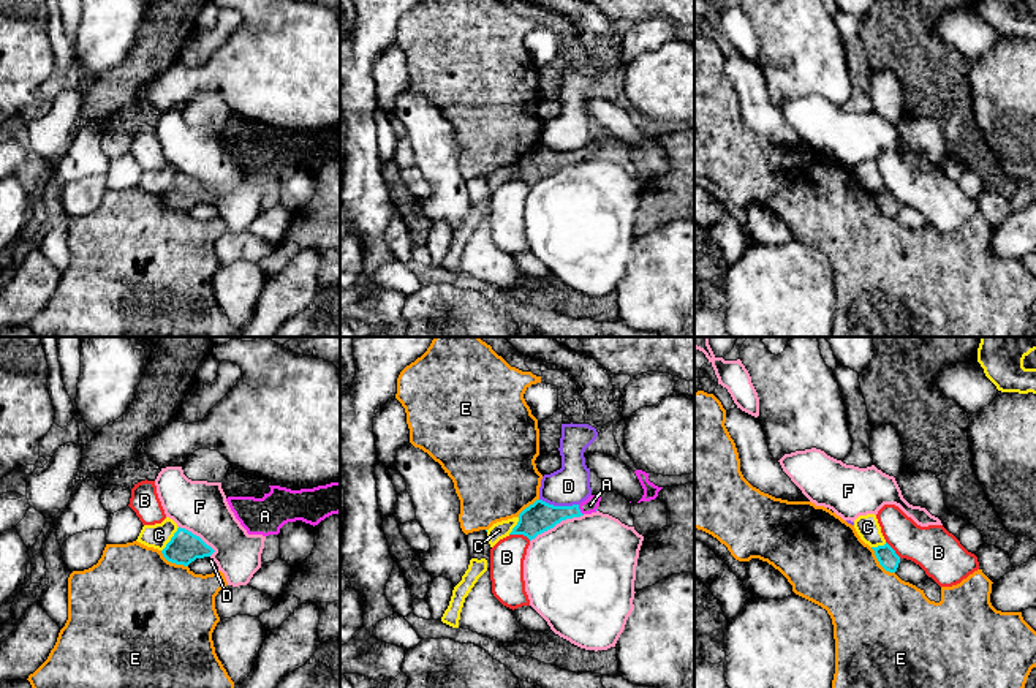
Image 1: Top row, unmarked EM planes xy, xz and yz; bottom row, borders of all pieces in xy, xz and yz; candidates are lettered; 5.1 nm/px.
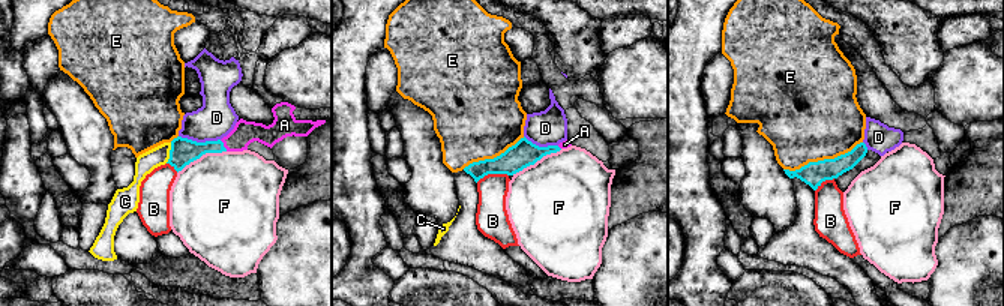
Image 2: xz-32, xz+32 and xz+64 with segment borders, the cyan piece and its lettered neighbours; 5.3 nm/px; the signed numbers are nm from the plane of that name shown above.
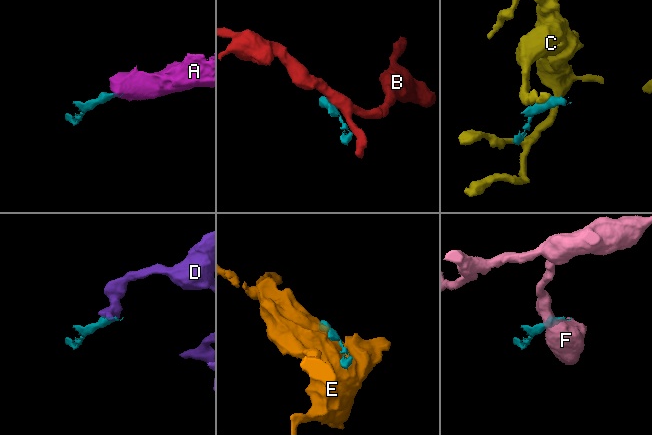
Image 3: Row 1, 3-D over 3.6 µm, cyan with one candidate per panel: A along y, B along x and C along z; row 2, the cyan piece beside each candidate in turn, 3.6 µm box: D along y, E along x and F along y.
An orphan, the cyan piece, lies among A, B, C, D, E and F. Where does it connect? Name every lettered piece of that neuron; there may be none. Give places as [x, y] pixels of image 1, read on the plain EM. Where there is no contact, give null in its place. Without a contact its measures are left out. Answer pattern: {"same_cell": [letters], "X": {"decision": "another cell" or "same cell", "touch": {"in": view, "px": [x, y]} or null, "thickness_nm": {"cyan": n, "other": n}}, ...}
{"same_cell": ["A"], "A": {"decision": "same cell", "touch": {"in": "xz", "px": [579, 155]}, "thickness_nm": {"cyan": 160, "other": 80}}, "B": {"decision": "another cell", "touch": {"in": "xz", "px": [521, 179]}, "thickness_nm": {"cyan": 160, "other": 180}}, "C": {"decision": "another cell", "touch": {"in": "xy", "px": [171, 185]}, "thickness_nm": {"cyan": 160, "other": 120}}, "D": {"decision": "another cell", "touch": {"in": "xz", "px": [559, 152]}, "thickness_nm": {"cyan": 160, "other": 200}}, "E": {"decision": "another cell", "touch": {"in": "yz", "px": [880, 209]}, "thickness_nm": {"cyan": 100, "other": 440}}, "F": {"decision": "another cell", "touch": {"in": "xz", "px": [557, 168]}, "thickness_nm": {"cyan": 160, "other": 480}}}

